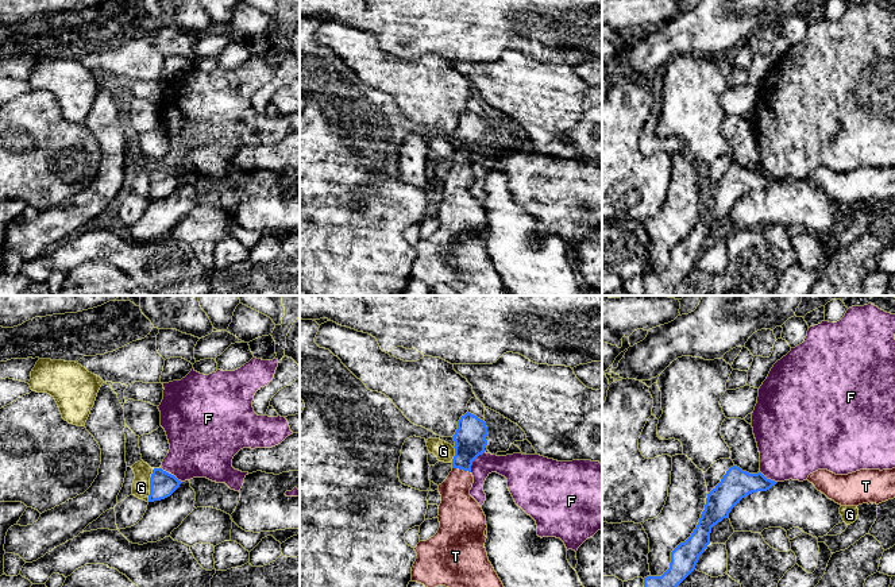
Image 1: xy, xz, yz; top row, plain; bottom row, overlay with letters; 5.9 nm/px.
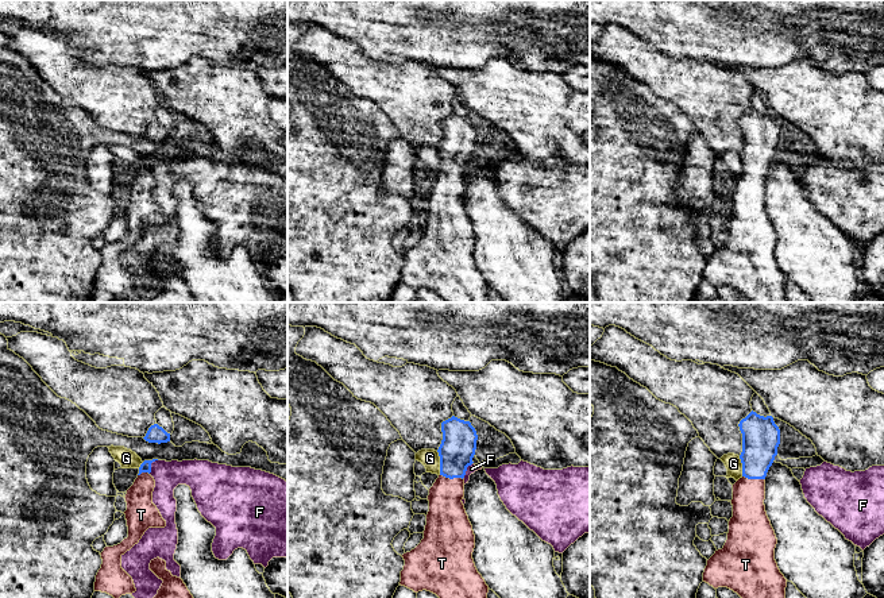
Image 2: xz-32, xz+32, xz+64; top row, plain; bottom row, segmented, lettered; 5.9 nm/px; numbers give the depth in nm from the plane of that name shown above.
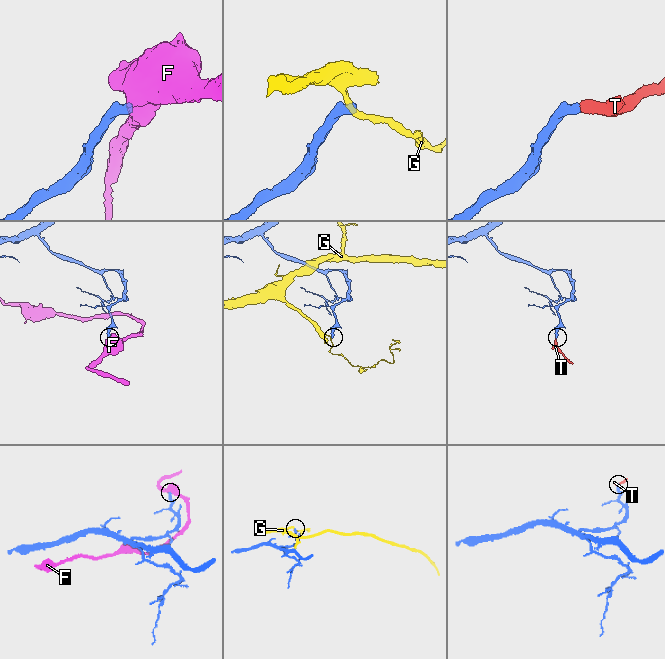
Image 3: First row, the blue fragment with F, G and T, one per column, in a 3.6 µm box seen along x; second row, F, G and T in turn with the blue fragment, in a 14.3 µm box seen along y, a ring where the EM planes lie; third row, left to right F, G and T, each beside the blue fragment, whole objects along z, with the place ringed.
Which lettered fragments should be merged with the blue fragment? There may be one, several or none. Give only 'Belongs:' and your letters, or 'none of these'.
Belongs: T

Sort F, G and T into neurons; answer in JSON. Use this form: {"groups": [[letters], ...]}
{"groups": [["F"], ["G"], ["T"]]}

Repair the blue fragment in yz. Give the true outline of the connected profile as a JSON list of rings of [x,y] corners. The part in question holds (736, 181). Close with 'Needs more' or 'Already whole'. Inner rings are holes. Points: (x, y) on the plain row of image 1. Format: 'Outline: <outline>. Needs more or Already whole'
Outline: [[[737,163],[730,165],[707,192],[705,208],[691,233],[671,250],[670,266],[661,274],[644,275],[644,296],[672,296],[676,285],[695,267],[699,254],[710,242],[711,225],[728,216],[742,196],[767,189],[776,181],[761,170],[749,171]]]. Already whole

